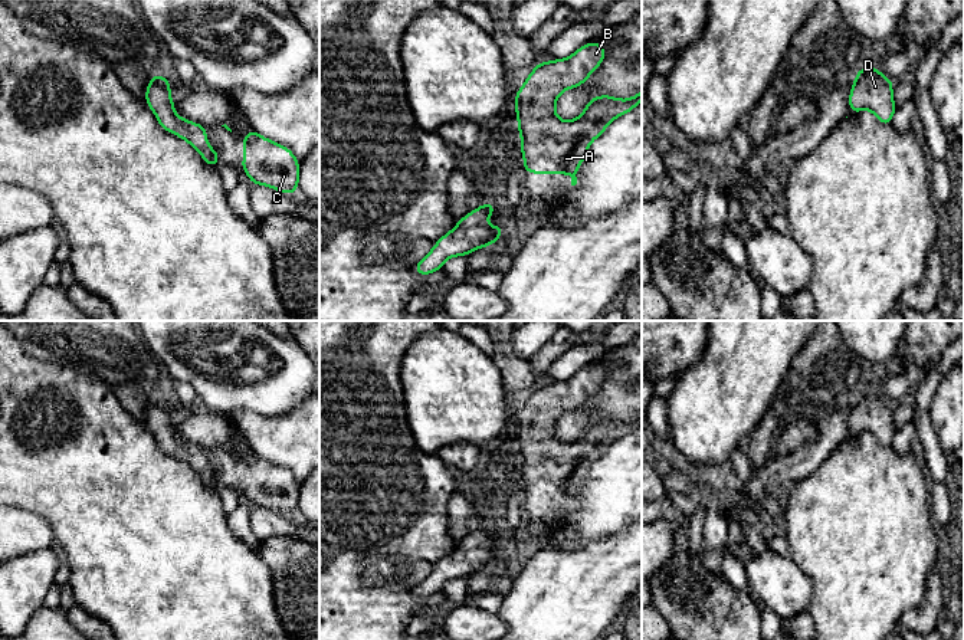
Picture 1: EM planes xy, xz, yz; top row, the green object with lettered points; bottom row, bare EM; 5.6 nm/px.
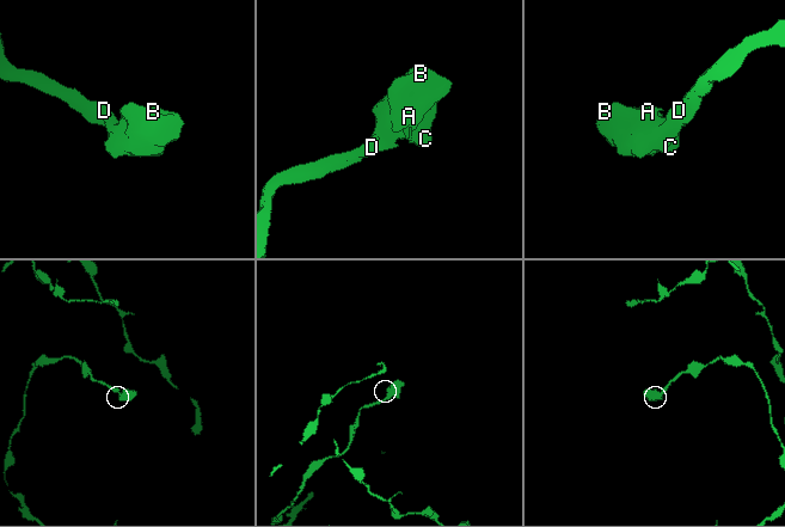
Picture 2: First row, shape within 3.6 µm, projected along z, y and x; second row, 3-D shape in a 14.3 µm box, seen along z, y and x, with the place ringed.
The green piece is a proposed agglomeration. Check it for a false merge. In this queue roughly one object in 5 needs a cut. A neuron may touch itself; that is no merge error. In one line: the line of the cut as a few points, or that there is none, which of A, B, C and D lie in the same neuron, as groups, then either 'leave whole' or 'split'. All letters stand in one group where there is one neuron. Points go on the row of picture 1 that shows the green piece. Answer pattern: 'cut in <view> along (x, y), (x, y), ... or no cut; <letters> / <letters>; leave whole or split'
no cut; A B C D; leave whole

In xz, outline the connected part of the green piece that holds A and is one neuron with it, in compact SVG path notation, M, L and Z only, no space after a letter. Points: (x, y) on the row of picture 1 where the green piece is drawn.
M590 42L565 59L548 60L535 65L524 85L515 93L514 109L518 116L521 137L521 154L524 157L524 173L532 174L570 174L571 186L577 184L576 173L587 157L590 144L606 132L607 125L633 111L642 102L642 91L630 99L619 99L610 95L593 96L584 111L573 121L563 121L555 112L560 95L583 85L606 58L606 49Z

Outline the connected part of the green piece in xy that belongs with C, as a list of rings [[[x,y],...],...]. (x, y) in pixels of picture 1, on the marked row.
[[[249,128],[249,135],[242,137],[243,163],[240,168],[253,184],[275,188],[279,193],[296,194],[299,183],[299,161],[294,152]]]

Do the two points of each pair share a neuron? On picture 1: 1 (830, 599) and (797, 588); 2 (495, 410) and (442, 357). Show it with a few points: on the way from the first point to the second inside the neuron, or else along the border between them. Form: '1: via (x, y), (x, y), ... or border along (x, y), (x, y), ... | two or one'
1: border along (796, 564), (812, 583), (812, 597), (806, 610) | two
2: via (482, 397), (455, 370) | one

